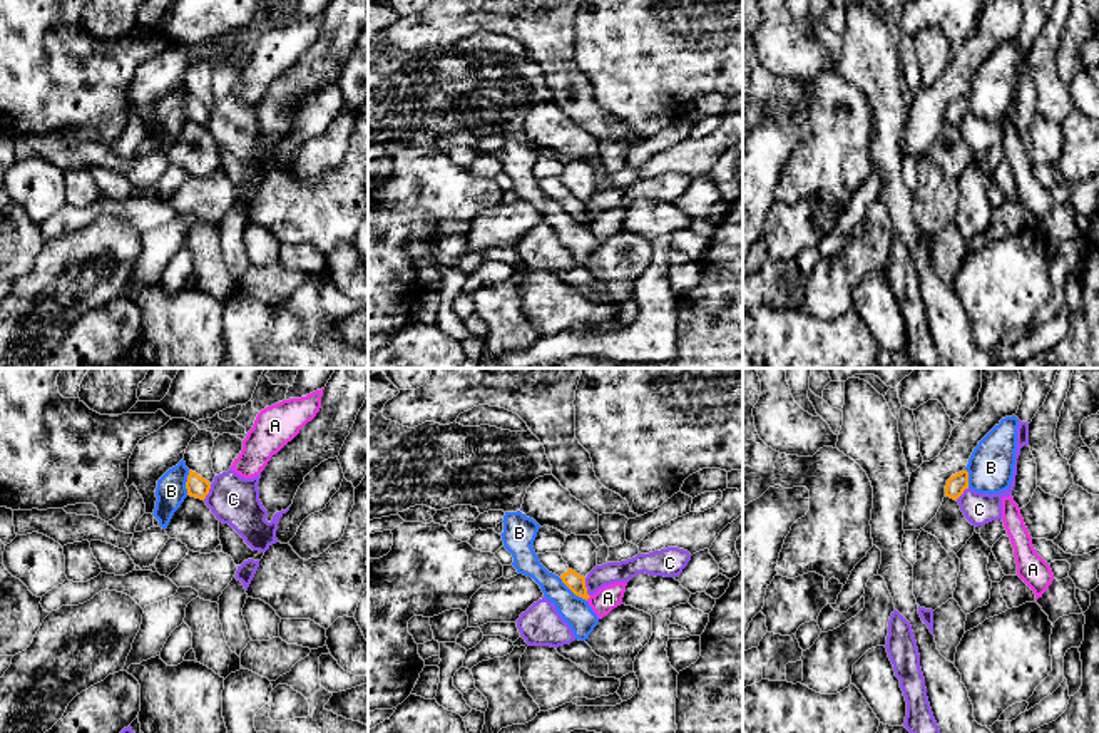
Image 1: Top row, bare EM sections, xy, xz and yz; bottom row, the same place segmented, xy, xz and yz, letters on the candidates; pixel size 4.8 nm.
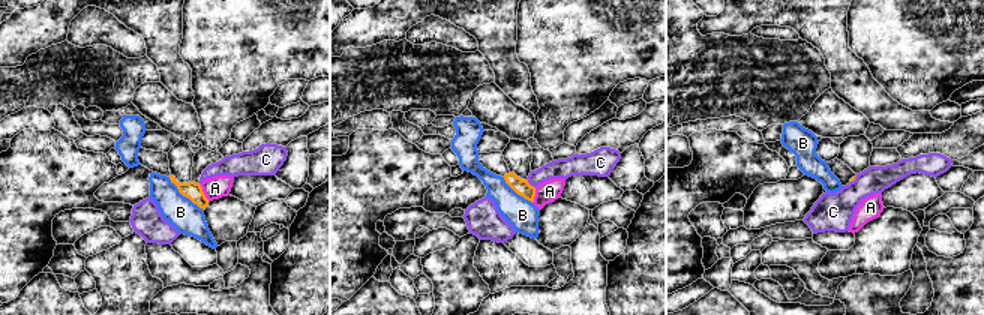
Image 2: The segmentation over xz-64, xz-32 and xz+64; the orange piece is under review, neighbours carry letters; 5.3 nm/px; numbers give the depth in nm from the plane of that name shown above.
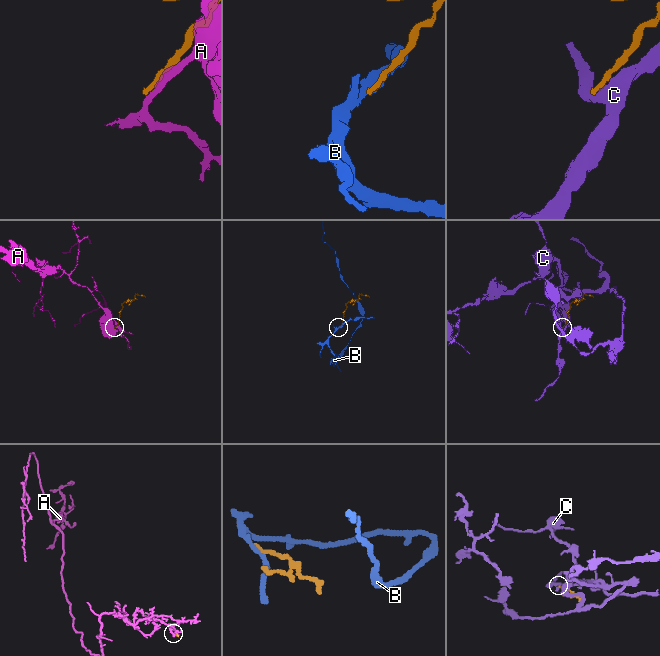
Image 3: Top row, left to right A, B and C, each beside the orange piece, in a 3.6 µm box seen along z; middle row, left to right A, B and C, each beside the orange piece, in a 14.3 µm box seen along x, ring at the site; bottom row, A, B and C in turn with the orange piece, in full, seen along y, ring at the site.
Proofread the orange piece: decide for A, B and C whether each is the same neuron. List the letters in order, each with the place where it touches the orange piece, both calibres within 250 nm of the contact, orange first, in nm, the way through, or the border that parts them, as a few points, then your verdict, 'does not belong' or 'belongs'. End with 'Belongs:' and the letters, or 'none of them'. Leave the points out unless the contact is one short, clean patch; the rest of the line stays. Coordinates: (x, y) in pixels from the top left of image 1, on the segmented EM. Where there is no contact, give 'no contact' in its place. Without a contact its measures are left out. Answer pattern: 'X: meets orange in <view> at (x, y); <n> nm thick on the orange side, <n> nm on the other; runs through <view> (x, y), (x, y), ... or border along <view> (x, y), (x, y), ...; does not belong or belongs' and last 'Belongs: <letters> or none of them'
A: meets orange in xz at (587, 598); 90 nm thick on the orange side, 120 nm on the other; border along xz (591, 596), (586, 599); does not belong
B: meets orange in xz at (572, 591); 90 nm thick on the orange side, 140 nm on the other; does not belong
C: meets orange in xz at (586, 588); 90 nm thick on the orange side, 100 nm on the other; border along xz (584, 578), (589, 596); does not belong
Belongs: none of them

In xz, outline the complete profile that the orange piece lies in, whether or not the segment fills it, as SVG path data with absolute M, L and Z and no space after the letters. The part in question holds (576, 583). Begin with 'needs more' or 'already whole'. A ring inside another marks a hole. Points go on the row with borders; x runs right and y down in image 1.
needs more | M560 552L539 554L540 564L552 574L559 576L562 582L579 597L589 599L585 577L572 571L562 559Z

